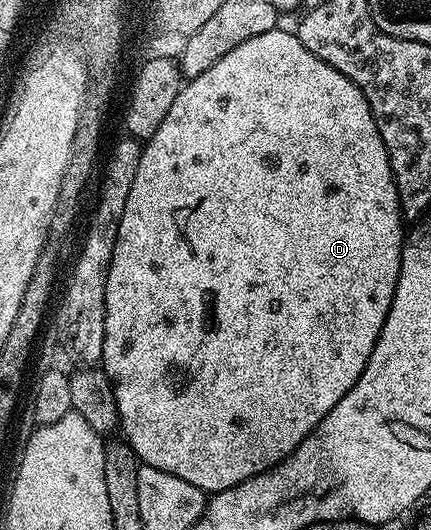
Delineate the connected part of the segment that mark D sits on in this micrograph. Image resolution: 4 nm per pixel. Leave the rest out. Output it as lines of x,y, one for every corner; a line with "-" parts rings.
284,27
272,28
267,34
259,34
259,38
247,38
243,46
235,46
231,54
223,54
211,70
199,74
199,78
182,83
175,102
171,102
171,110
167,110
167,118
159,125
159,130
149,140
144,141
139,158
139,170
135,170
135,182
131,182
131,194
127,194
127,206
123,206
123,218
119,218
119,234
115,238
115,254
111,254
111,266
107,270
107,298
105,299
105,333
103,334
103,354
99,361
105,377
111,382
115,402
119,406
121,422
120,431
124,439
132,446
137,459
152,468
167,470
167,474
175,474
175,478
183,478
183,482
191,482
191,486
199,486
206,494
222,492
231,486
239,486
239,482
249,480
253,476
274,468
288,456
327,418
331,410
335,410
335,402
359,382
359,374
367,366
371,358
371,350
375,350
375,342
383,330
383,322
387,322
387,314
391,310
391,302
395,298
395,286
401,269
401,246
407,239
406,229
401,229
403,217
399,206
399,194
395,186
395,178
391,170
391,162
387,148
383,146
383,138
379,138
379,126
375,126
375,118
367,98
339,70
327,66
292,31
284,32

